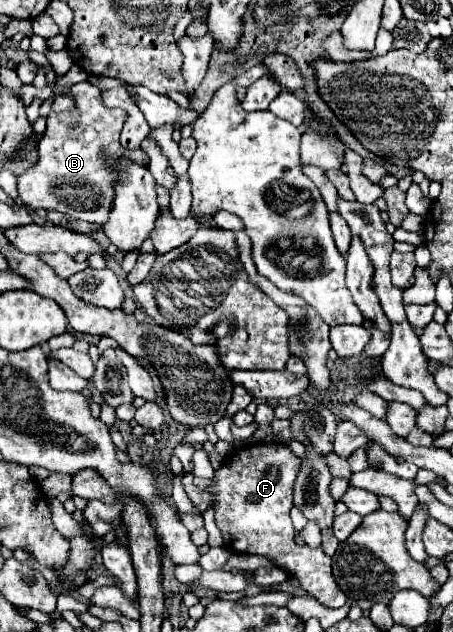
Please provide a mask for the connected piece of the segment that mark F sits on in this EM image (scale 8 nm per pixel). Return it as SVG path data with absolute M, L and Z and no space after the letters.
M255 443L255 445L245 445L243 449L237 449L229 459L225 459L225 463L215 471L213 481L209 483L209 487L199 489L193 483L193 475L185 473L183 475L183 489L187 493L187 497L191 499L191 503L195 505L195 509L199 513L205 513L207 507L213 505L215 511L215 523L219 527L219 531L225 535L227 539L227 547L235 553L245 553L245 555L261 555L269 561L273 561L277 567L281 567L289 577L295 577L299 581L299 587L305 589L307 593L311 593L321 605L325 607L343 607L347 597L345 593L337 587L333 573L331 573L331 557L327 557L321 547L311 549L307 545L299 545L295 541L295 529L291 523L291 507L293 507L293 483L299 471L301 459L285 445L281 443Z

